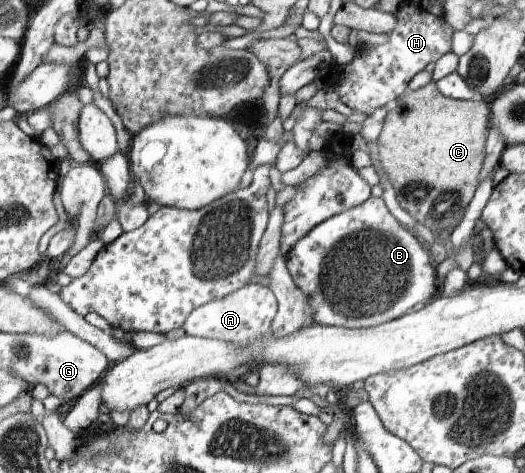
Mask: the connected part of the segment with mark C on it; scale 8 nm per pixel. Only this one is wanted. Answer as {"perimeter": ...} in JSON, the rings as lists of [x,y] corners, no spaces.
{"perimeter":[[[433,79],[397,98],[389,106],[382,133],[379,134],[377,149],[383,171],[387,173],[391,185],[398,192],[398,200],[421,225],[431,231],[455,229],[465,215],[467,205],[475,195],[479,183],[479,173],[485,159],[485,145],[490,130],[491,110],[483,100],[451,99],[439,91]]]}

